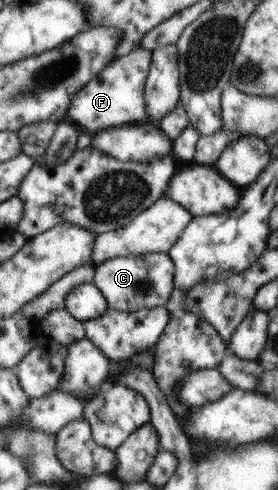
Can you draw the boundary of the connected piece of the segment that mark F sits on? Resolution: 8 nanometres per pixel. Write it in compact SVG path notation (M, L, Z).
M138 47L128 55L116 57L71 100L66 117L80 132L89 135L108 128L149 121L144 92L150 67L151 52L144 48Z

